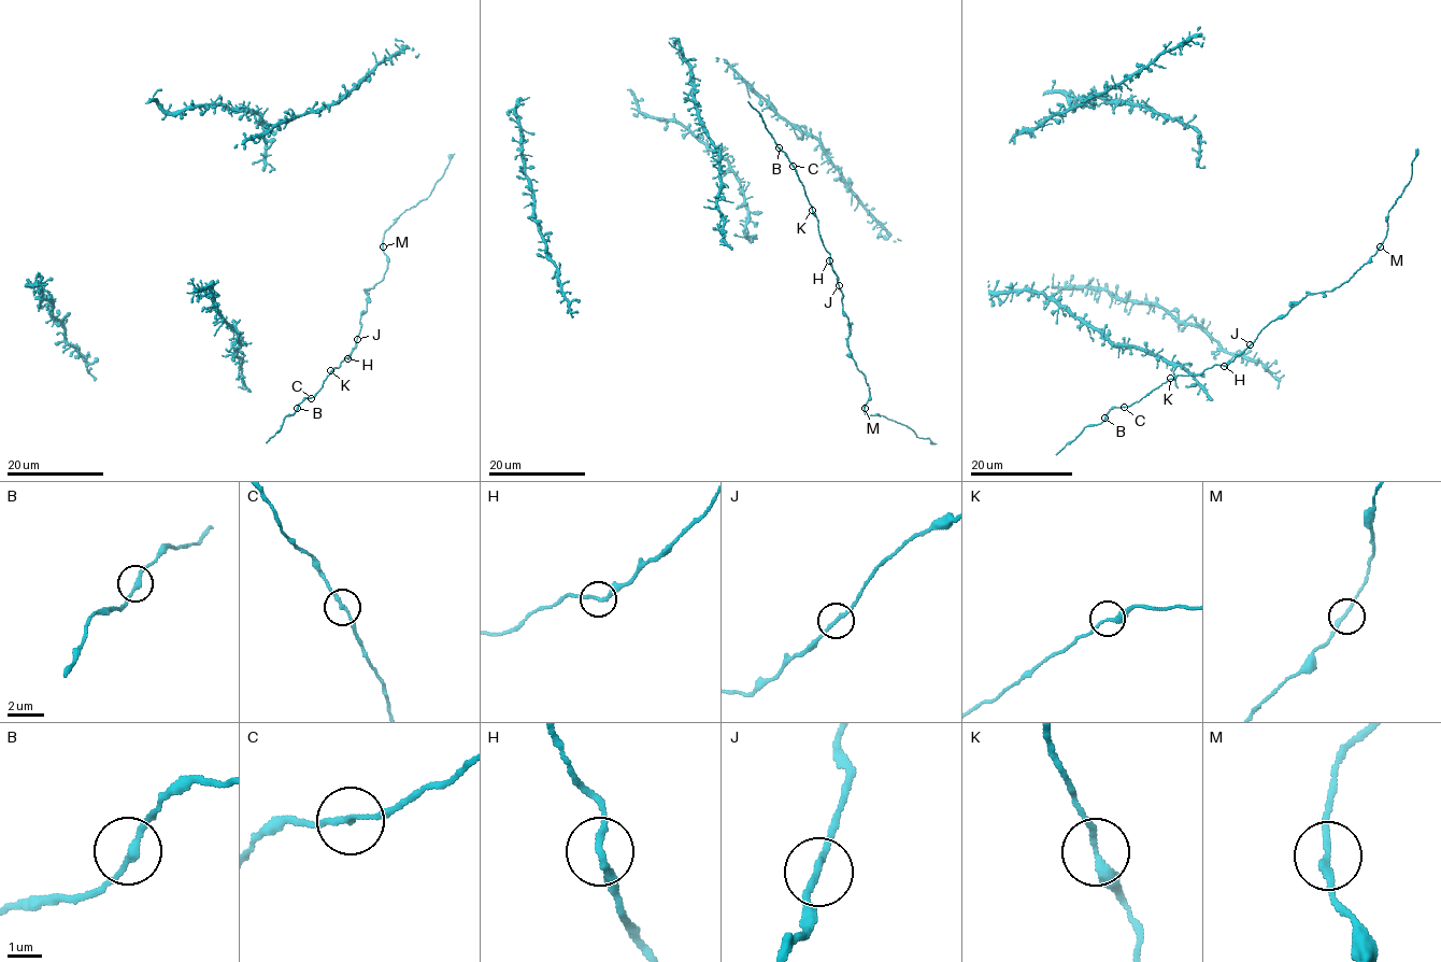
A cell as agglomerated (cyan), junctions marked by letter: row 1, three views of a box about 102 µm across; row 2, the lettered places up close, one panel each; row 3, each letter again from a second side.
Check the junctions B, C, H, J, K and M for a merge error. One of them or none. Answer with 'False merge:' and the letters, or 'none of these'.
False merge: none of these

